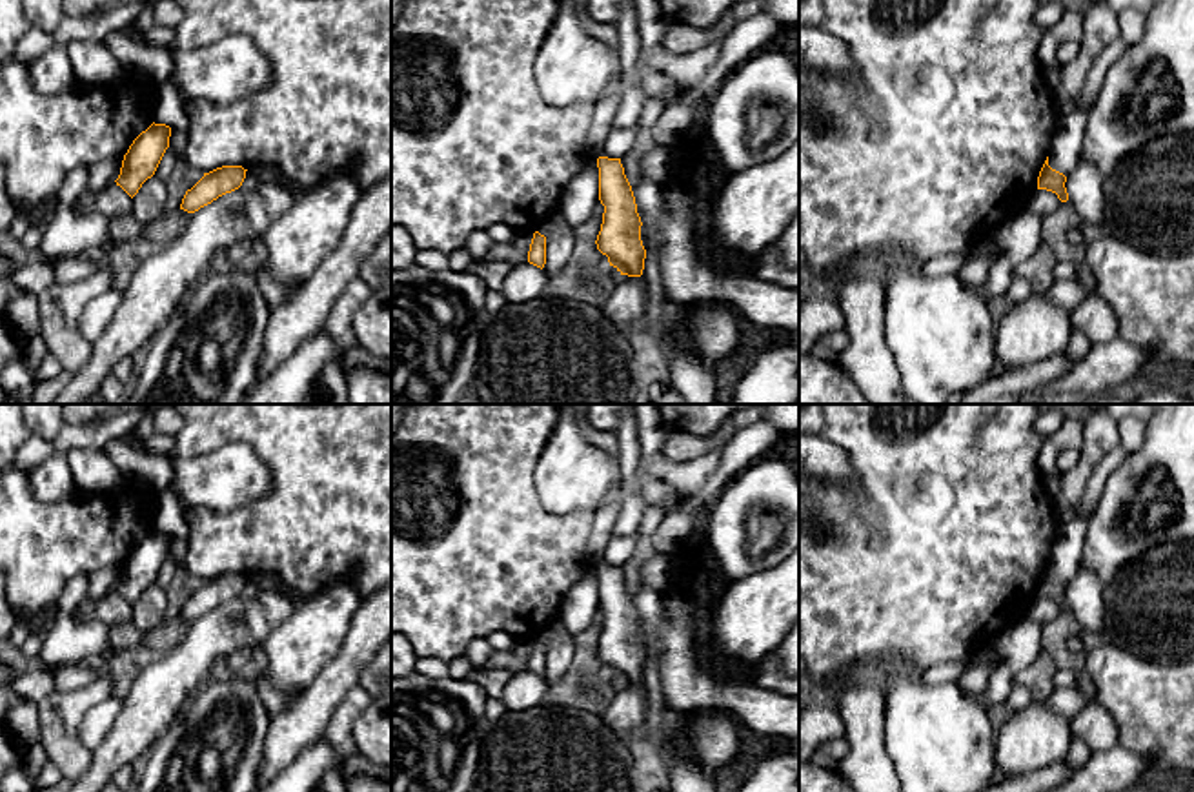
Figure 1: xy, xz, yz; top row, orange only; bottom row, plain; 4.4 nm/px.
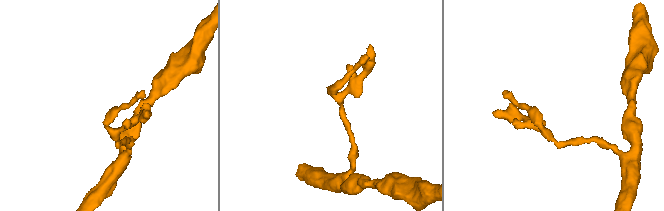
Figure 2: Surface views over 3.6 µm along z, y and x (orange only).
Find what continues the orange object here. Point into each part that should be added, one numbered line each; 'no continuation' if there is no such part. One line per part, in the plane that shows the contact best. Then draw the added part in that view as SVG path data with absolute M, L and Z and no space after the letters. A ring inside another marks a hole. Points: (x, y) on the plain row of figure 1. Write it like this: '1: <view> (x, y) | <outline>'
no continuation

